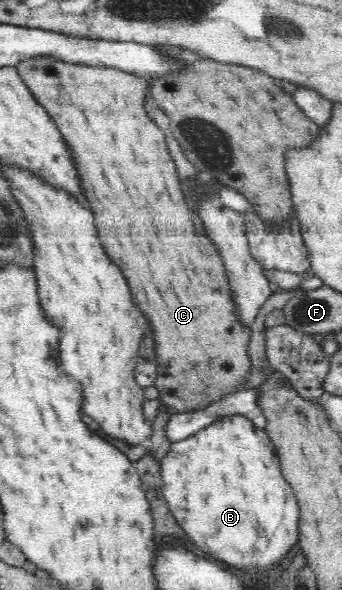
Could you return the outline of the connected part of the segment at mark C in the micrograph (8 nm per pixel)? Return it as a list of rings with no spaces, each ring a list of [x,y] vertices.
[[[31,56],[25,57],[17,64],[16,69],[29,87],[38,104],[48,112],[53,123],[56,124],[61,135],[63,135],[64,146],[67,146],[68,156],[72,160],[77,173],[79,173],[79,188],[87,199],[89,209],[94,214],[97,236],[107,256],[118,265],[121,274],[127,279],[130,297],[137,309],[141,309],[143,317],[149,320],[153,341],[155,341],[155,362],[157,380],[154,387],[159,391],[158,399],[162,402],[162,408],[166,410],[169,417],[181,412],[192,412],[209,406],[227,395],[237,393],[242,383],[250,377],[251,360],[248,354],[248,345],[251,340],[252,331],[240,322],[237,304],[231,289],[227,273],[224,270],[223,259],[217,252],[215,244],[205,234],[206,229],[200,221],[198,213],[193,212],[186,203],[185,193],[182,191],[180,177],[176,170],[176,164],[168,151],[164,132],[156,125],[148,115],[146,109],[147,96],[150,87],[148,81],[138,76],[137,73],[123,72],[122,69],[113,68],[110,65],[87,65],[75,61],[63,61],[55,56]]]

